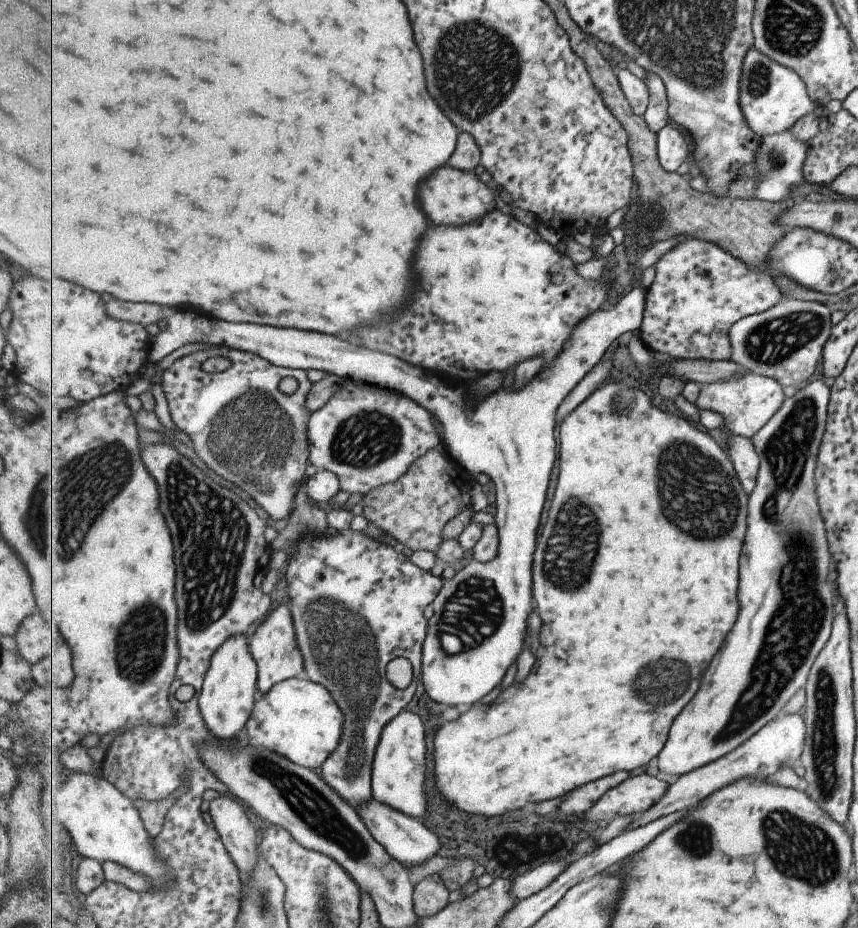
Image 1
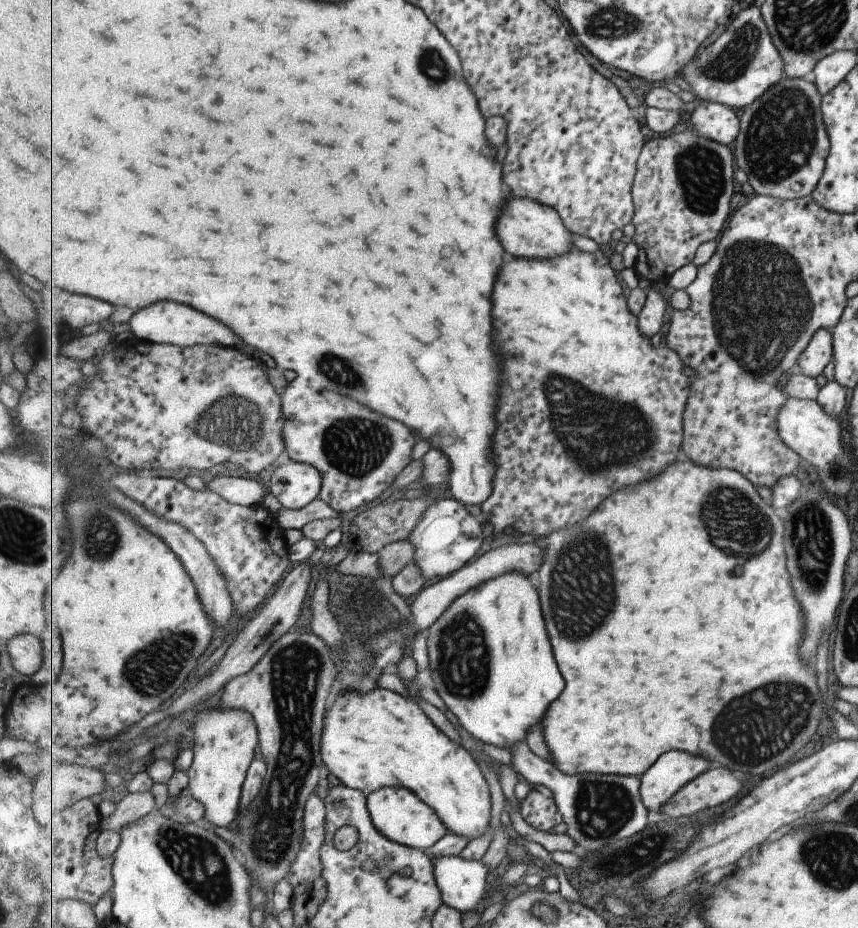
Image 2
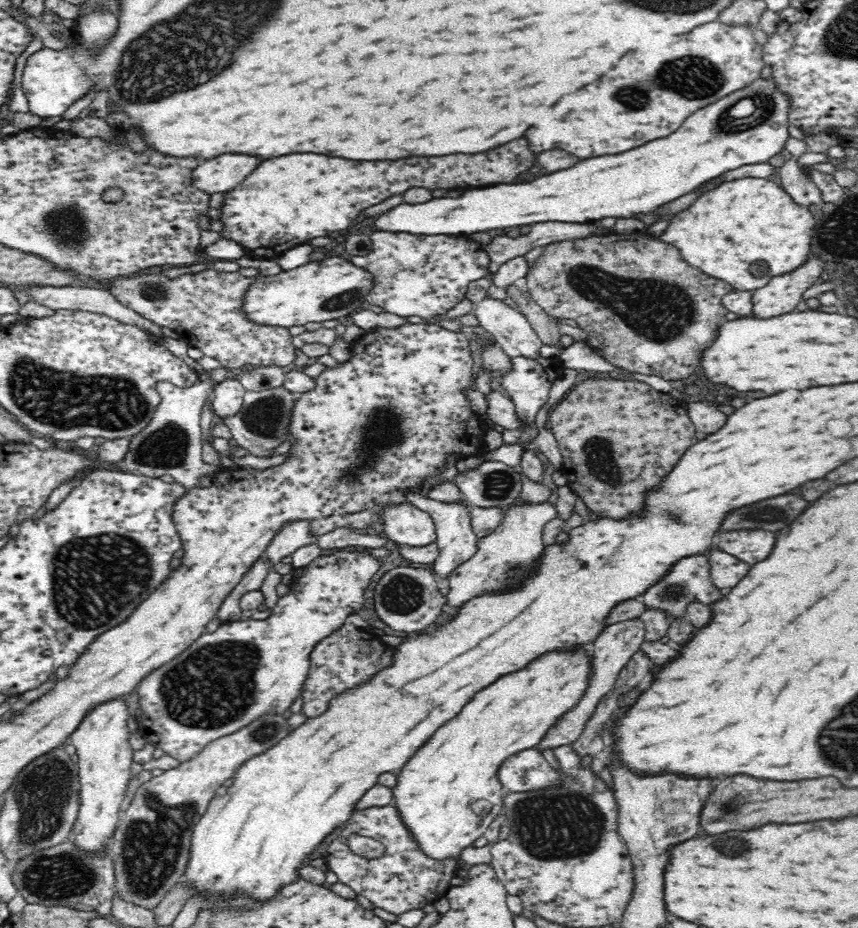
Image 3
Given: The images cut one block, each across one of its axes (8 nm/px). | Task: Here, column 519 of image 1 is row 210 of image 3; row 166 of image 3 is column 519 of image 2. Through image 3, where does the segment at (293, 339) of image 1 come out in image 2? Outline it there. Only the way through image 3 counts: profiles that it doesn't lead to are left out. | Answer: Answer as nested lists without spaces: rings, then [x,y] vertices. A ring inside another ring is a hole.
[[[507,572],[505,576],[499,576],[499,578],[493,578],[489,582],[483,582],[481,586],[475,586],[471,588],[467,594],[463,594],[461,598],[457,598],[453,602],[453,606],[449,606],[449,609],[437,623],[433,624],[433,628],[430,630],[430,635],[426,638],[426,645],[428,651],[428,657],[430,659],[430,673],[433,674],[433,680],[435,680],[435,691],[444,701],[446,707],[453,715],[458,719],[458,723],[463,727],[465,732],[470,733],[476,737],[480,742],[493,745],[496,747],[503,747],[509,750],[515,748],[515,746],[521,746],[521,742],[526,744],[527,732],[535,724],[539,724],[539,720],[543,720],[547,708],[563,694],[565,690],[565,680],[559,672],[559,666],[557,666],[557,660],[553,656],[553,648],[551,648],[551,642],[549,642],[549,632],[547,632],[547,626],[545,626],[545,618],[543,618],[543,610],[541,610],[541,600],[539,600],[539,592],[535,588],[535,584],[531,582],[529,576],[525,574],[517,574],[517,572]],[[477,658],[481,660],[481,688],[479,688],[479,672],[477,672]]]

